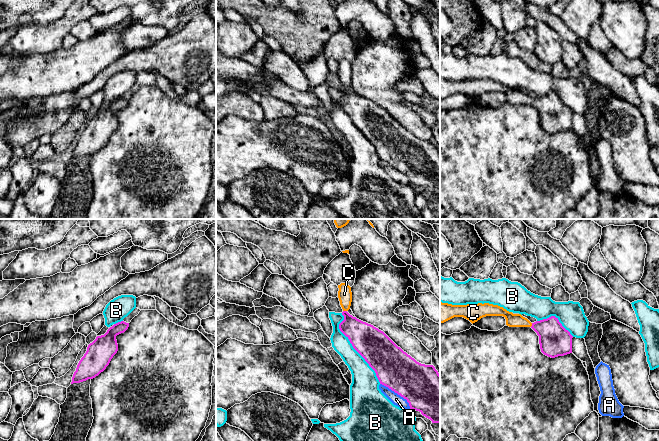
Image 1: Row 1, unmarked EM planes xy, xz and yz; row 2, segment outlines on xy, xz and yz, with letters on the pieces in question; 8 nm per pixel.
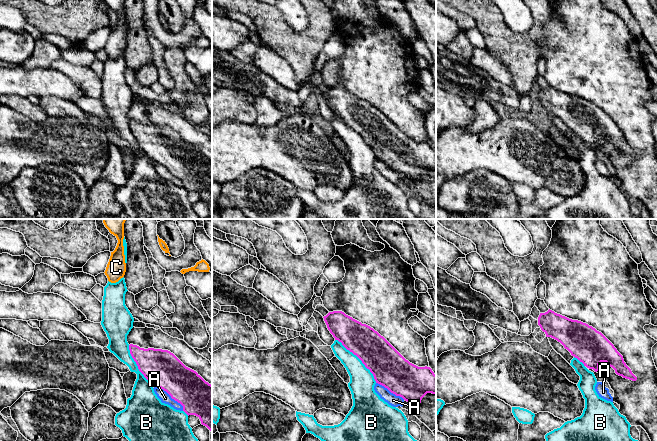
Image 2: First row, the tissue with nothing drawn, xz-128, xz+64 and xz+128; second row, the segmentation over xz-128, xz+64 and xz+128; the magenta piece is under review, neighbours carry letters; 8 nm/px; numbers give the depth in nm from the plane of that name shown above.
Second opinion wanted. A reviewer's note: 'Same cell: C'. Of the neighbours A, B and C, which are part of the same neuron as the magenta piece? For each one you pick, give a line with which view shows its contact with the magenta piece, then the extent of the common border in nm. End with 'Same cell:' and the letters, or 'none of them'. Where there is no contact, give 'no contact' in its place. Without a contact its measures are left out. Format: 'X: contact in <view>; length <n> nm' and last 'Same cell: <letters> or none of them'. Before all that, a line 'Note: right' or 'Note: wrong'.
Note: right
C: contact in xz; length 30 nm
Same cell: C

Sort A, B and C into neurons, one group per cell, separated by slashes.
A / B / C

